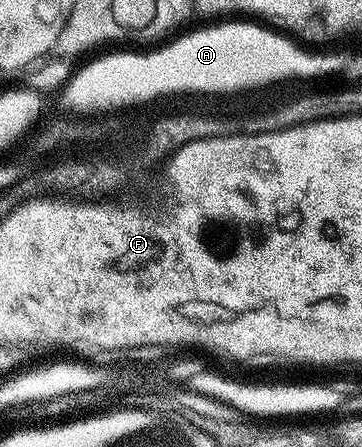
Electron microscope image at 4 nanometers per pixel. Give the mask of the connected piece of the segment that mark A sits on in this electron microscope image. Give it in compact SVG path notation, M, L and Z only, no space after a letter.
M228 19L218 25L192 31L157 51L135 55L132 51L120 51L117 55L104 55L84 68L77 70L68 79L66 90L76 107L109 107L123 105L128 99L144 99L152 91L168 91L168 87L252 87L252 83L268 82L273 77L291 80L294 75L322 76L322 67L332 63L322 59L320 53L311 55L303 51L301 44L279 30L248 19Z

